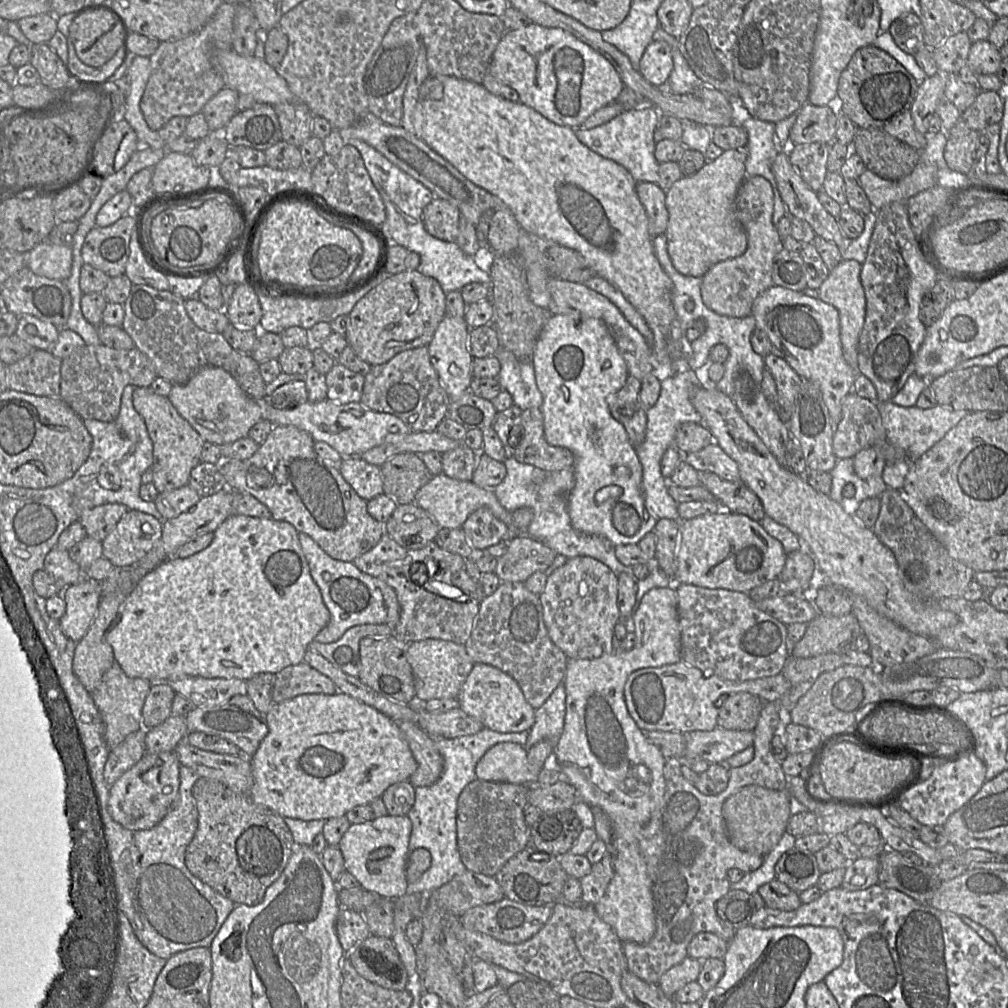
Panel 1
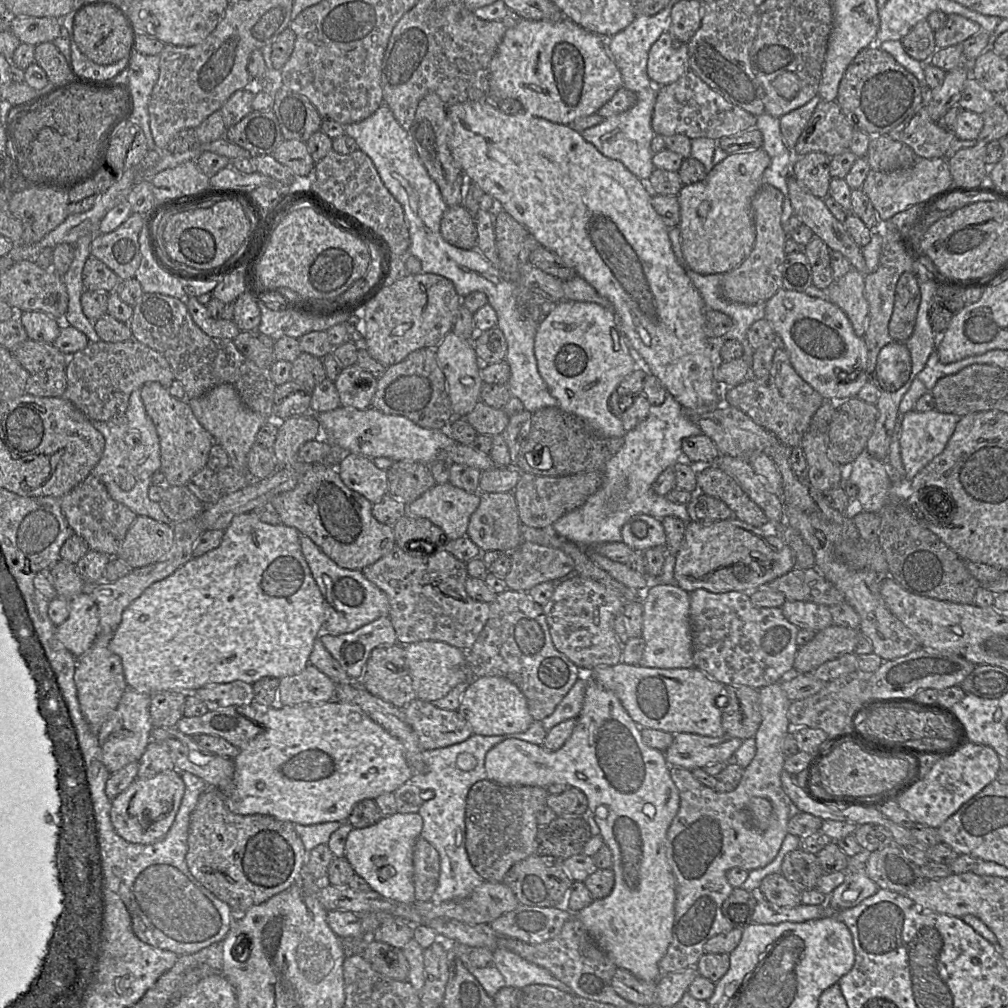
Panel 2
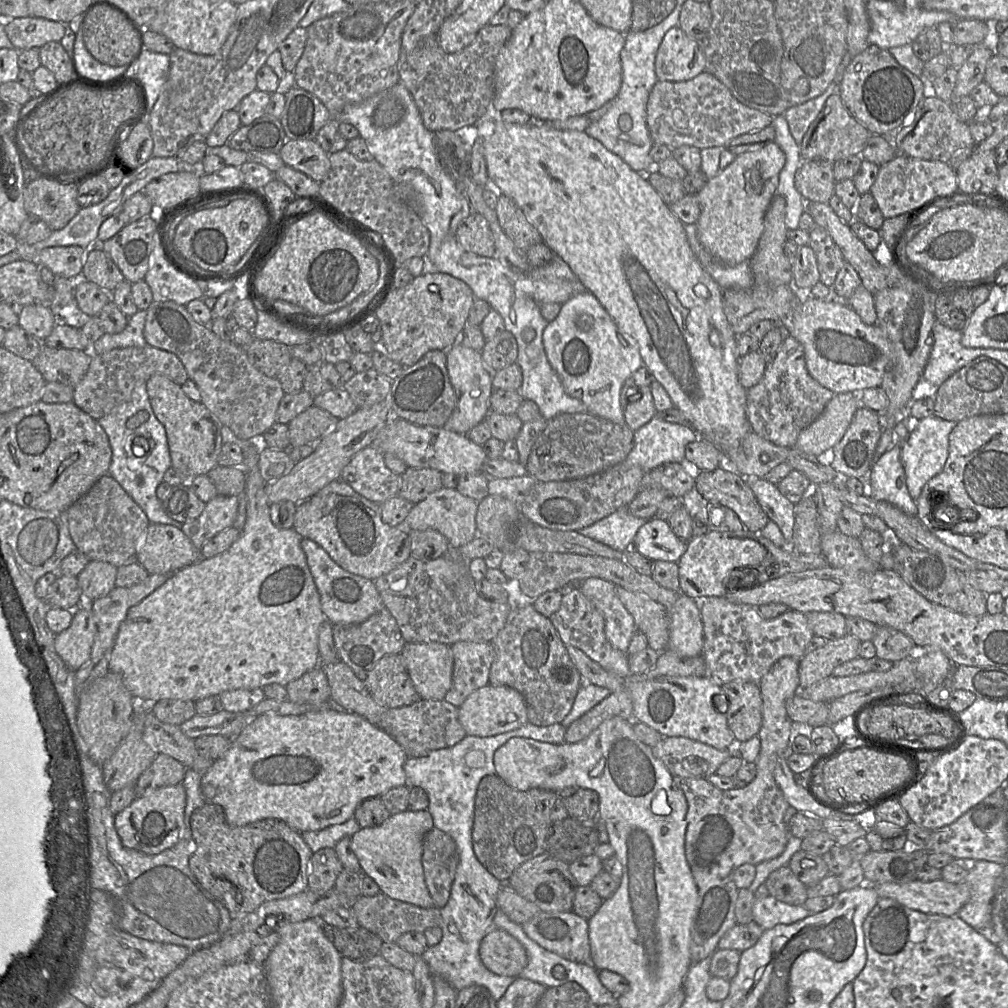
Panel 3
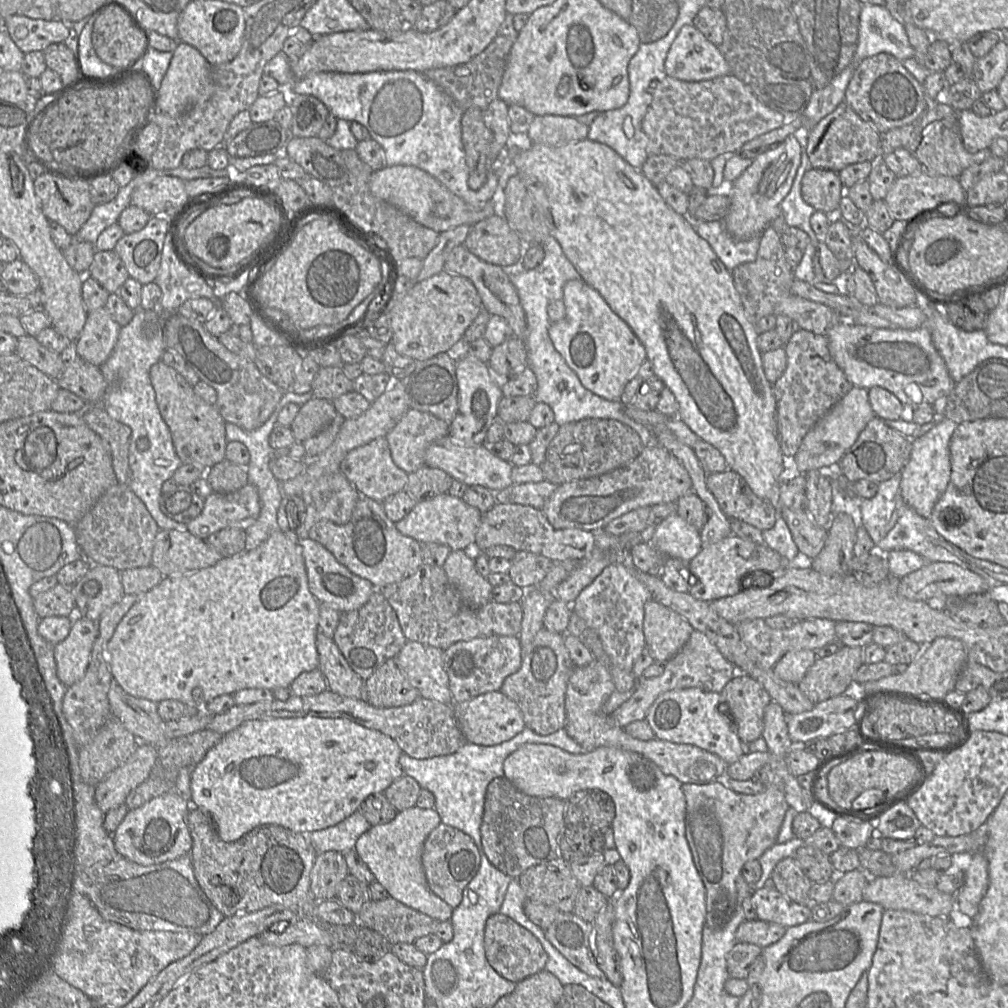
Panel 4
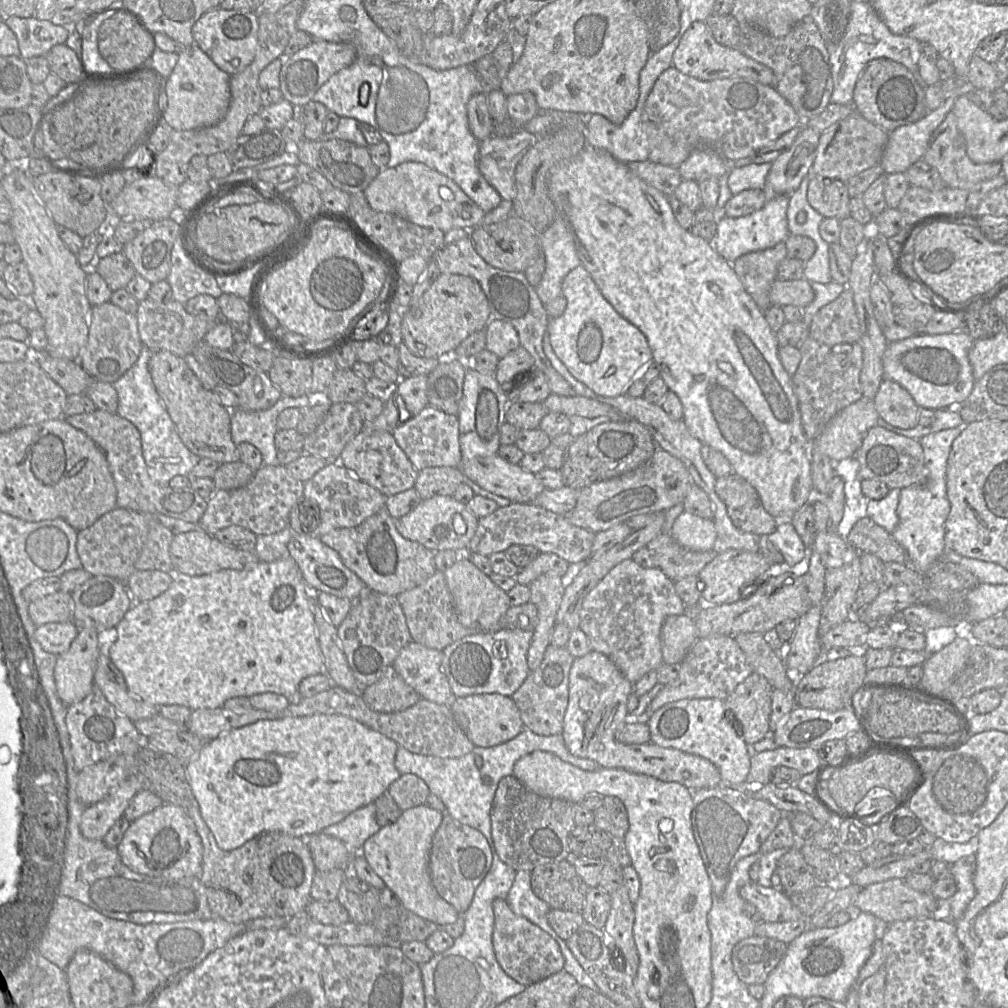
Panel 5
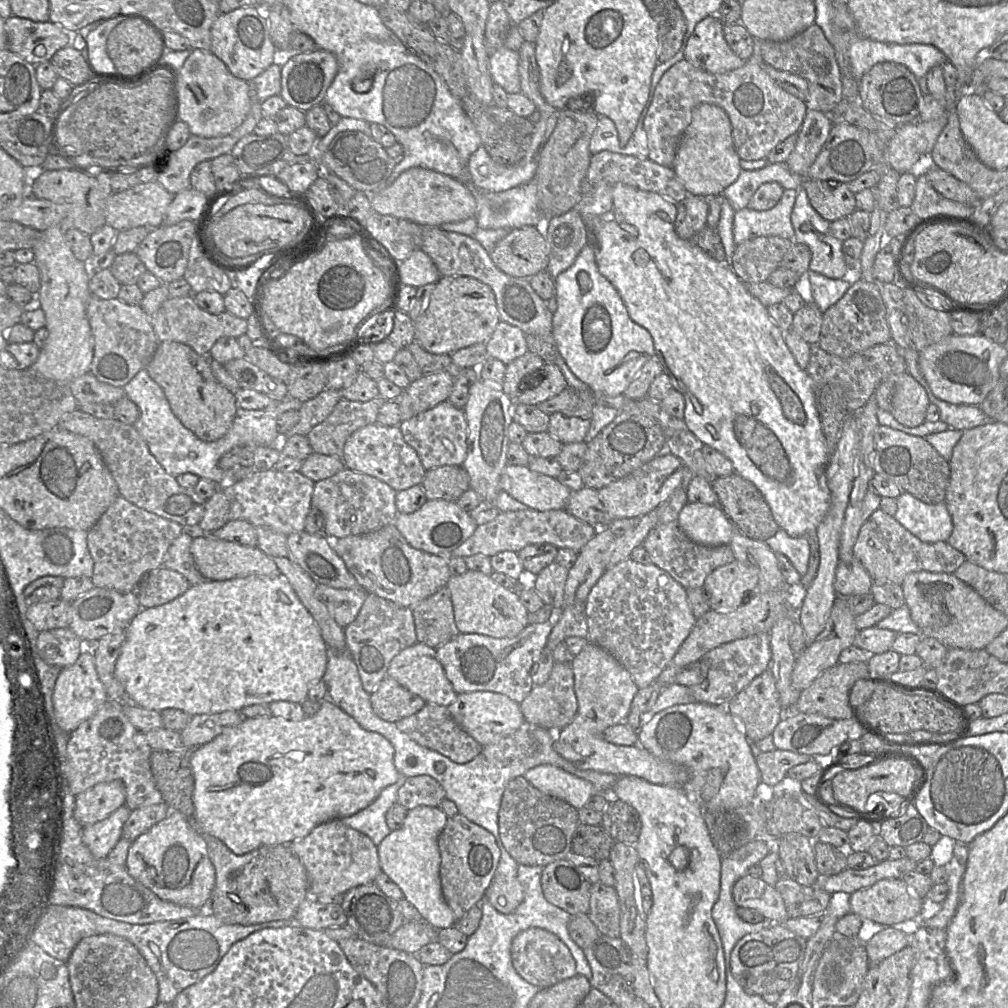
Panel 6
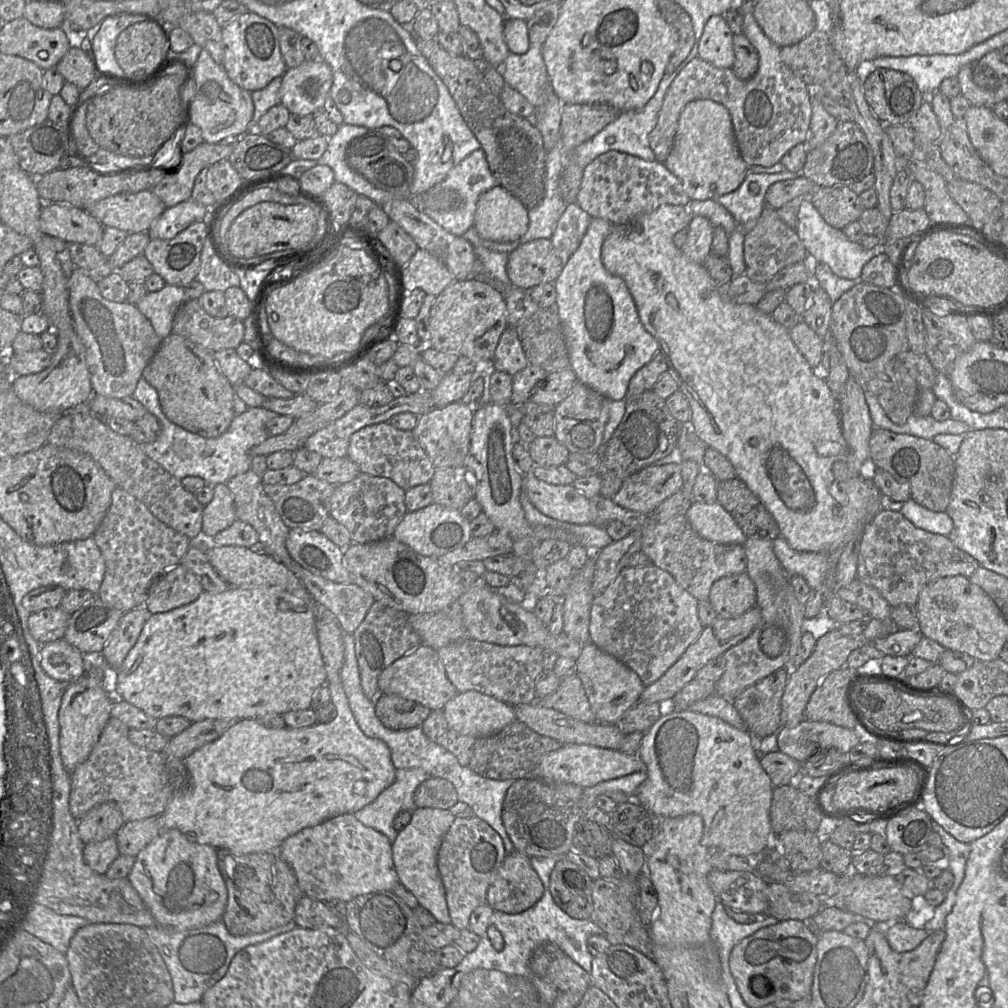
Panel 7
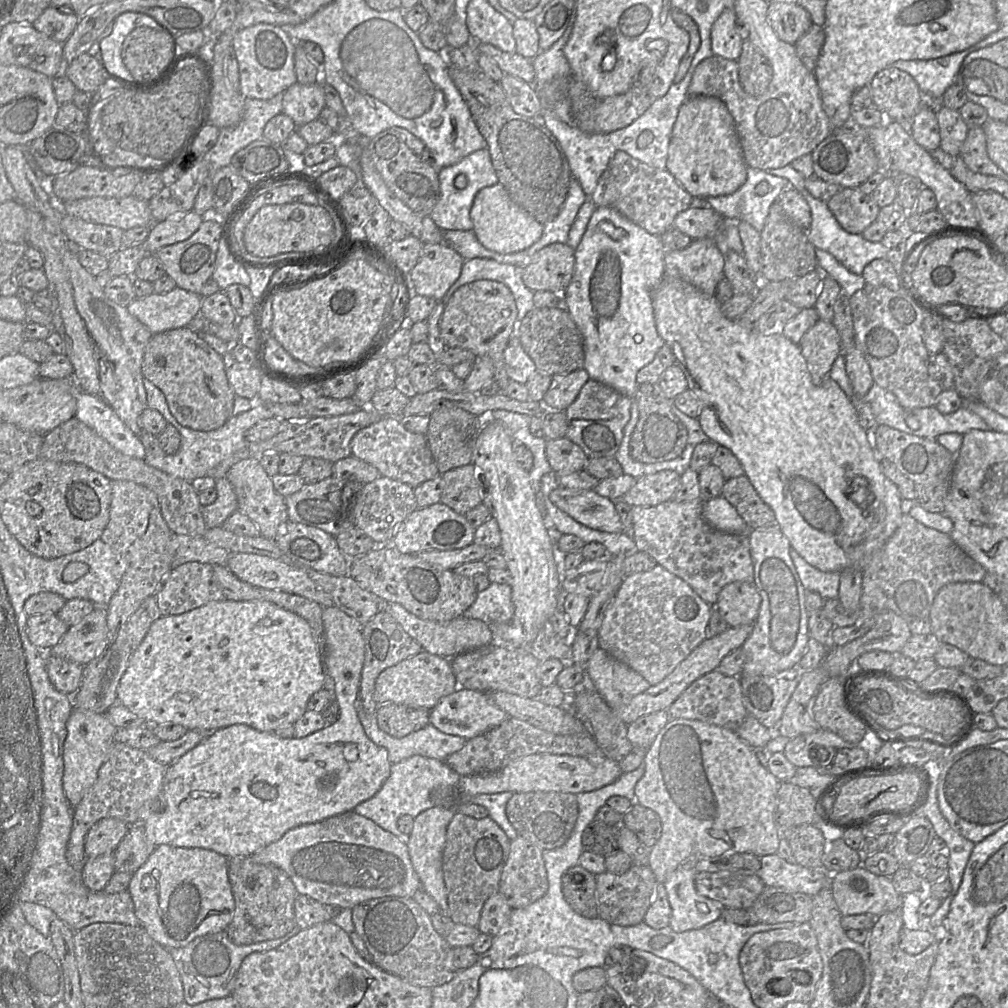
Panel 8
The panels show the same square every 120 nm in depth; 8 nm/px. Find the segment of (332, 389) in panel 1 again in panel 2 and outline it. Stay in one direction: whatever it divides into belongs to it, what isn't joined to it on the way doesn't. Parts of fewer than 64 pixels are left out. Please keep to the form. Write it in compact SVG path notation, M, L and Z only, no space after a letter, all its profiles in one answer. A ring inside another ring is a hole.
M356 364L344 367L334 380L341 406L359 410L371 407L377 383L375 376Z

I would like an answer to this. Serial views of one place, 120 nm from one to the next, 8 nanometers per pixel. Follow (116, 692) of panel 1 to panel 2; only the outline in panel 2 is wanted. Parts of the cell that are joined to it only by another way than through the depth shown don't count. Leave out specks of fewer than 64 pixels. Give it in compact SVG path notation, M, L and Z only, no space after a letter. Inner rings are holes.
M127 688L117 707L100 728L97 738L102 752L102 760L111 774L132 762L139 761L145 752L151 740L153 728L150 716L151 695Z

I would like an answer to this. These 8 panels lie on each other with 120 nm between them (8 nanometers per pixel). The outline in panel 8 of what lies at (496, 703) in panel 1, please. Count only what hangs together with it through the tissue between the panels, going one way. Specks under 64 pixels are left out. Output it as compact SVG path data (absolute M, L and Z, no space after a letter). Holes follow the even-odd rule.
M458 688L454 693L443 697L429 714L430 724L439 731L467 741L500 726L508 718L506 712L491 703L486 693L464 688Z

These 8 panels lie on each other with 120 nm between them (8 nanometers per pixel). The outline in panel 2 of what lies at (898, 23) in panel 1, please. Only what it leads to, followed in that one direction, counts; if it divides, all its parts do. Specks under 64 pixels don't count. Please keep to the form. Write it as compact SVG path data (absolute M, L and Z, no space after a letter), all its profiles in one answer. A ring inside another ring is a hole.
M927 20L917 23L909 33L901 39L905 51L913 58L926 63L937 50L935 31Z

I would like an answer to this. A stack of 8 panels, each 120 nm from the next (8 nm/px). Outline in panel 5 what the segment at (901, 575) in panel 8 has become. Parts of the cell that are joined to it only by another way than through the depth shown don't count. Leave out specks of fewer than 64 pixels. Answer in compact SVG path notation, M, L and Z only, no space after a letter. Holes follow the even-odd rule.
M868 516L854 525L846 540L858 553L871 553L883 563L908 564L906 550L895 540L892 533L877 525Z

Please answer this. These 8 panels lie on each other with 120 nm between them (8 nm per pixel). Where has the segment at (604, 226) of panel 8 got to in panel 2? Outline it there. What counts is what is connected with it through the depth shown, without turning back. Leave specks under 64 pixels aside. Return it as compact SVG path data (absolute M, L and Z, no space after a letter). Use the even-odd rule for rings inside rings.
M564 300L543 316L536 337L535 355L539 372L551 394L559 401L559 408L587 421L589 426L605 437L624 437L620 417L609 409L609 399L619 384L637 367L642 366L618 324L613 309L595 302Z

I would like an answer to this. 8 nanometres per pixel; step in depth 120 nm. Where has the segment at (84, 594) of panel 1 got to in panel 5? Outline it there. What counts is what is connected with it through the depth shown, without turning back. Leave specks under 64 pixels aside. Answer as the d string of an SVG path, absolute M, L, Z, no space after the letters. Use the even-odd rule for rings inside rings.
M79 628L70 648L57 656L54 678L65 705L83 700L94 686L94 670L100 653L96 631Z

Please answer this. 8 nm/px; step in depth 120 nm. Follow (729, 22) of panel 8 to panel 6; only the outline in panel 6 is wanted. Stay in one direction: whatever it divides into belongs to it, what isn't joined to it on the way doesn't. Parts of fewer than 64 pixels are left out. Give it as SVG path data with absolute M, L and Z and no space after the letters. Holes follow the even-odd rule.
M707 16L701 20L688 39L684 60L712 74L743 67L747 61L731 50L724 37L723 25L718 16Z

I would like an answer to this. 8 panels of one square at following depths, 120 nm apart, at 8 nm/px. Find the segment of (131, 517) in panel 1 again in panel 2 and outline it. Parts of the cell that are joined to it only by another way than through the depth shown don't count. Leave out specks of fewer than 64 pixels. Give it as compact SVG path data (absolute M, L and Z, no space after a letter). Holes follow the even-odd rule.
M138 515L115 557L132 568L141 568L161 560L174 542L173 527L147 516Z

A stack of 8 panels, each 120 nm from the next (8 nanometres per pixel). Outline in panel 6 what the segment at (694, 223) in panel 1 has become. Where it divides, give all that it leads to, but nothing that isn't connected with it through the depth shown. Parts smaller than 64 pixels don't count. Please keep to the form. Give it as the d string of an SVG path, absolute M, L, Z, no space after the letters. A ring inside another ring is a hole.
M816 110L807 111L794 150L785 162L792 173L806 178L808 169L818 157L832 127L828 115Z

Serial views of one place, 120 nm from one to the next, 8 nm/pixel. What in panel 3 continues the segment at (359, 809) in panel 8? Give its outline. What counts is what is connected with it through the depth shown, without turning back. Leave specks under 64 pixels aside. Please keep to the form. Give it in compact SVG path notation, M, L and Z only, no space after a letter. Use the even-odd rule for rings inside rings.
M351 817L344 823L332 825L318 831L300 832L300 834L314 853L323 848L334 848L339 840L344 837L351 837L360 828L356 819Z

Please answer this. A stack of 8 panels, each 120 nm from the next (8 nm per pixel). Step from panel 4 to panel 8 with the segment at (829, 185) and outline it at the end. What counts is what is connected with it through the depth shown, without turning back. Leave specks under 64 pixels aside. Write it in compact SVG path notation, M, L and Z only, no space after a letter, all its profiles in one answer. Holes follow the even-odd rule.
M843 188L826 201L827 207L846 232L860 234L878 216L880 207L858 188Z

